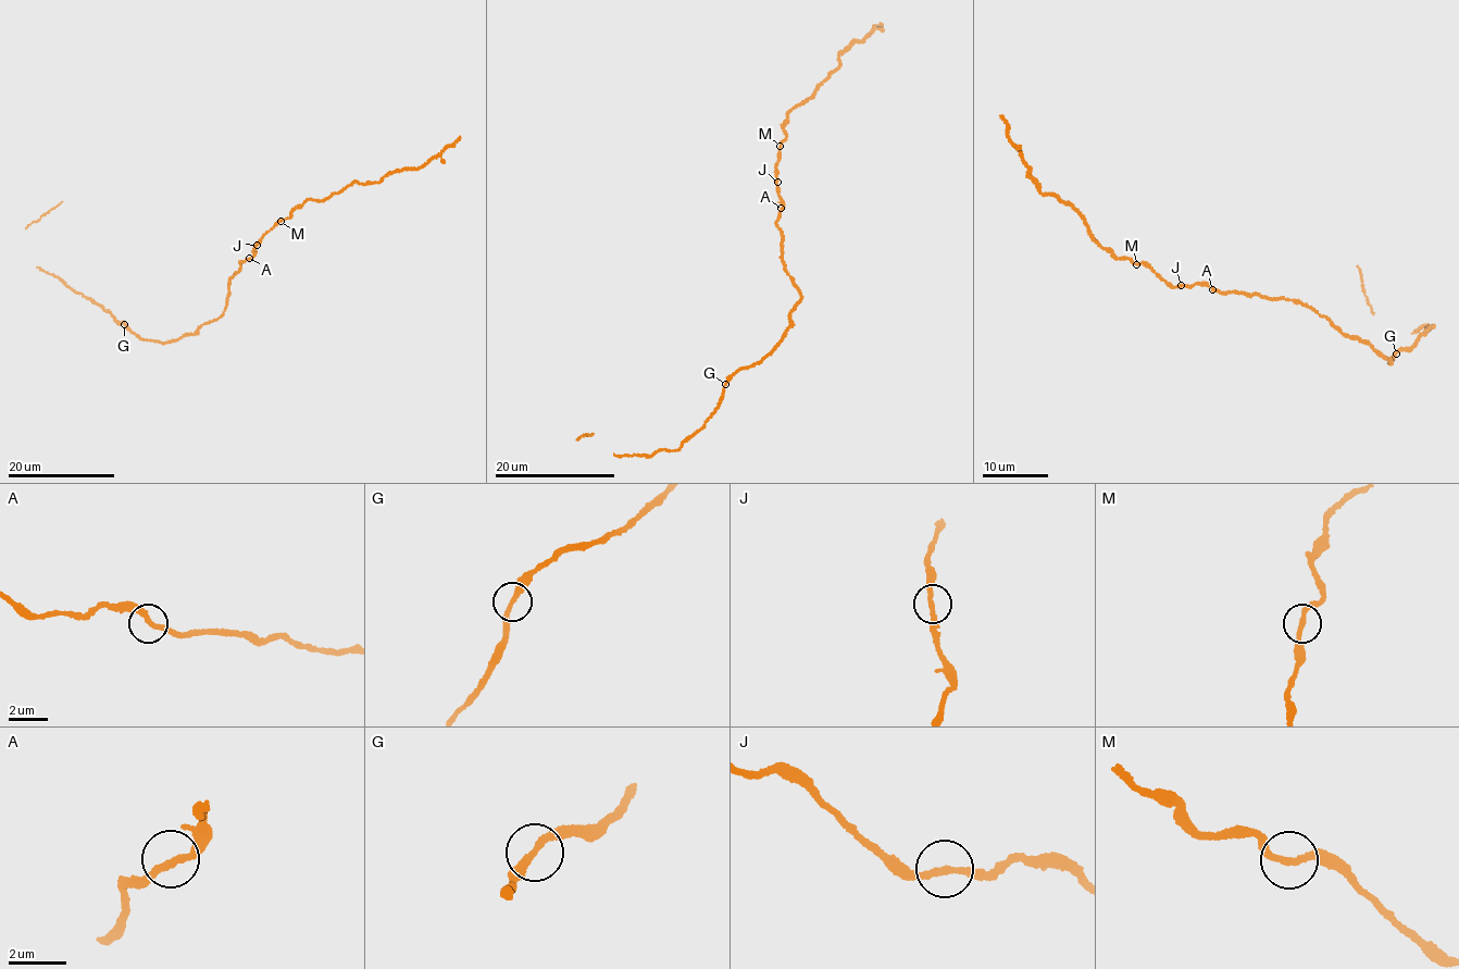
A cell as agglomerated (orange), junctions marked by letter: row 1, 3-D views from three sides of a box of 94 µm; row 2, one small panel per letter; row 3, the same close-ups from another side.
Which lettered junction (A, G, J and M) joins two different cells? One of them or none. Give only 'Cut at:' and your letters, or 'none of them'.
Cut at: none of them

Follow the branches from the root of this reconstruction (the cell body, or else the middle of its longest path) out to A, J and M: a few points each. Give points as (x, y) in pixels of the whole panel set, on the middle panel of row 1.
A: (790, 276), (783, 261), (782, 232), (777, 222), (781, 208)
J: (790, 276), (783, 261), (782, 232), (777, 222), (783, 200), (777, 182)
M: (790, 276), (783, 261), (782, 232), (777, 222), (783, 207), (775, 169), (780, 146)

